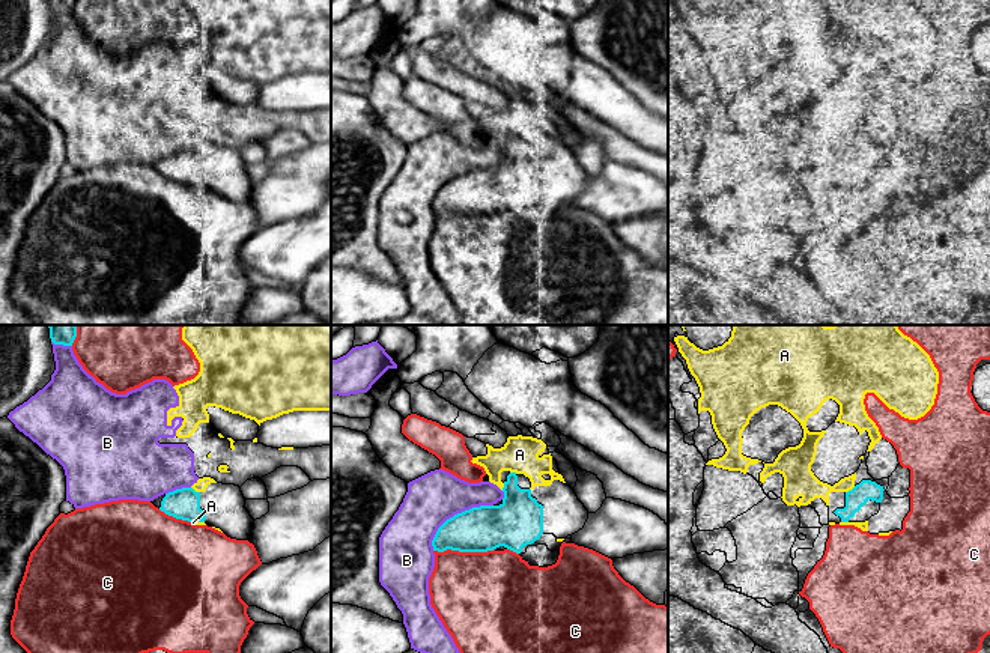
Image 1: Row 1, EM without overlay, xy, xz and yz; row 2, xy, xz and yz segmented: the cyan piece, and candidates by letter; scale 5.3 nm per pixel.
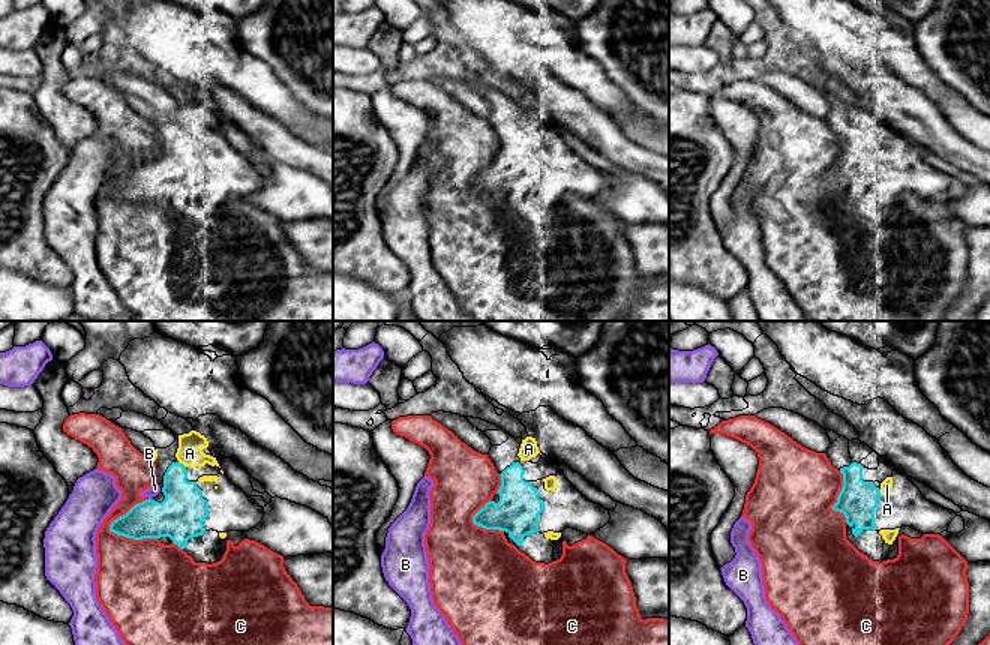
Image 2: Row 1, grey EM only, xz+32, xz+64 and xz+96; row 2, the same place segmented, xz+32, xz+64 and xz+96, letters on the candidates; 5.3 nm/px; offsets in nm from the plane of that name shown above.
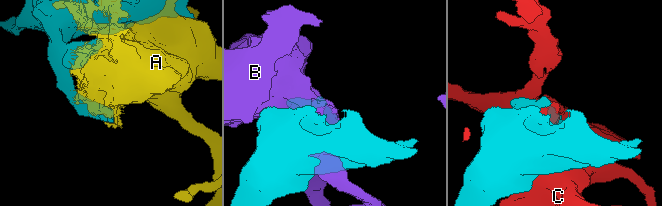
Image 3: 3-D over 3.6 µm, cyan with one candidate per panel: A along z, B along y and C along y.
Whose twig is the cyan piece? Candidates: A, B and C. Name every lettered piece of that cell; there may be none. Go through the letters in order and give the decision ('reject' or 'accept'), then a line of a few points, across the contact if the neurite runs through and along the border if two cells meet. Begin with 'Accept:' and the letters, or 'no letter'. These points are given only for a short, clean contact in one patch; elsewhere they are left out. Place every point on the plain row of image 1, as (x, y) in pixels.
Accept: no letter
A: reject
B: reject
C: reject

